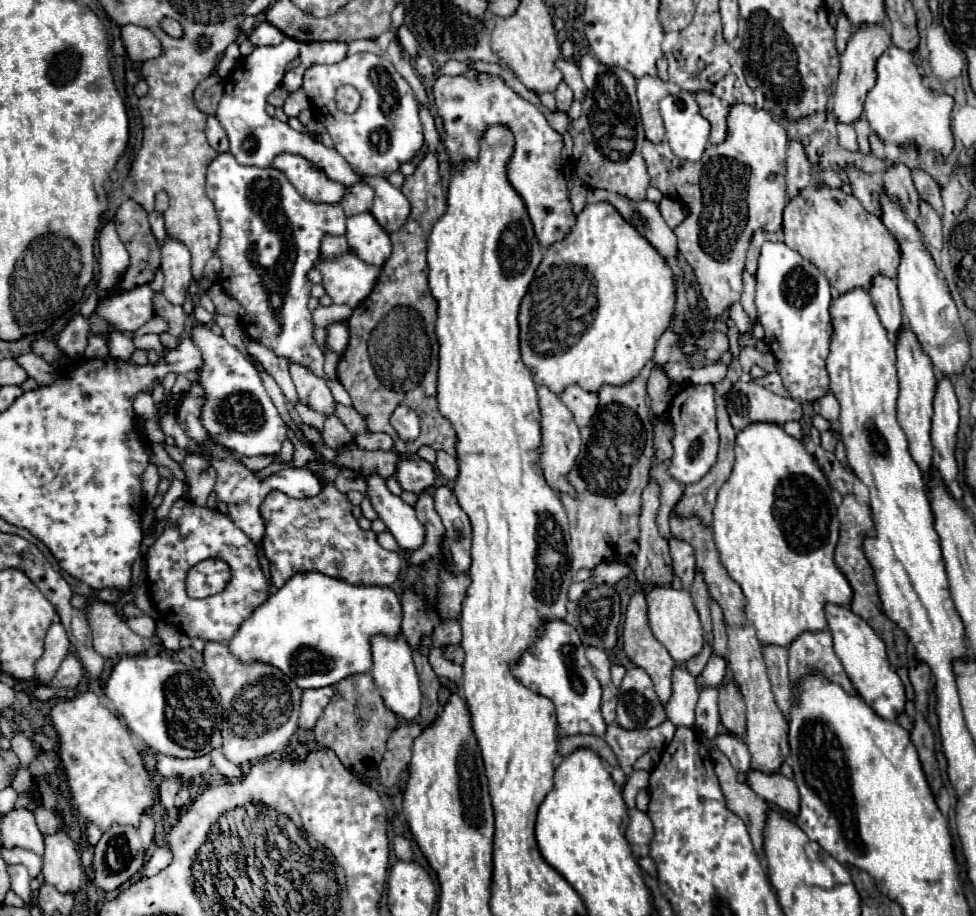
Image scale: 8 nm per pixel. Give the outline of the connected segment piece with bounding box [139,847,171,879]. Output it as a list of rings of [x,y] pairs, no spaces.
[[[161,847],[159,851],[155,851],[151,855],[151,859],[143,865],[141,873],[139,873],[139,879],[145,879],[145,877],[153,877],[157,875],[161,869],[165,869],[167,865],[171,863],[171,855],[169,855],[169,849],[167,847]]]

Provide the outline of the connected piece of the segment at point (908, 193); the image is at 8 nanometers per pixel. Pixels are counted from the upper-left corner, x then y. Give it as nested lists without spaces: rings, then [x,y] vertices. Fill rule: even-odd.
[[[895,163],[895,165],[887,167],[883,173],[883,187],[889,195],[897,195],[901,199],[901,205],[905,207],[905,213],[909,215],[909,219],[917,221],[917,217],[919,217],[919,211],[917,211],[919,193],[913,185],[911,169],[903,163]]]

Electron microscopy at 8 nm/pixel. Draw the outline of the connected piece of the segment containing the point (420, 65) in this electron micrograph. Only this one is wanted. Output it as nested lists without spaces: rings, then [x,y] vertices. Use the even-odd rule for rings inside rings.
[[[419,55],[419,57],[415,59],[415,69],[417,69],[417,73],[419,73],[421,77],[433,77],[433,73],[435,73],[435,67],[433,67],[431,59],[425,57],[425,55]]]

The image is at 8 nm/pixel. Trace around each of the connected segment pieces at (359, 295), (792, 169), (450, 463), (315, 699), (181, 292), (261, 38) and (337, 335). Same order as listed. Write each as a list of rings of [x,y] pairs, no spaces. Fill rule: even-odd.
[[[343,253],[343,257],[331,257],[331,259],[319,255],[315,261],[315,269],[321,271],[325,293],[333,299],[333,303],[337,303],[337,305],[347,303],[349,307],[357,307],[371,293],[371,289],[377,281],[377,275],[379,275],[377,267],[363,263],[353,253]]]
[[[791,139],[789,151],[787,151],[787,197],[793,197],[799,193],[799,189],[811,185],[811,163],[805,153],[805,147],[801,141]]]
[[[437,451],[437,463],[435,467],[439,469],[439,473],[445,479],[455,479],[457,477],[457,461],[453,455],[445,453],[445,451]]]
[[[321,687],[321,689],[305,689],[301,697],[301,713],[299,713],[299,725],[303,729],[313,729],[315,721],[319,719],[325,705],[335,695],[335,687]]]
[[[175,239],[165,241],[161,247],[161,271],[165,275],[163,295],[171,305],[183,305],[187,297],[187,289],[193,281],[191,267],[189,267],[189,251],[183,243]]]
[[[261,21],[251,33],[249,33],[249,41],[255,47],[261,45],[279,45],[285,39],[283,33],[279,33],[279,29],[275,29],[275,25],[271,25],[269,21]]]
[[[335,321],[335,323],[327,325],[327,339],[325,339],[325,347],[323,347],[325,355],[329,351],[343,353],[347,343],[349,343],[349,329],[347,329],[347,325],[343,321]]]

